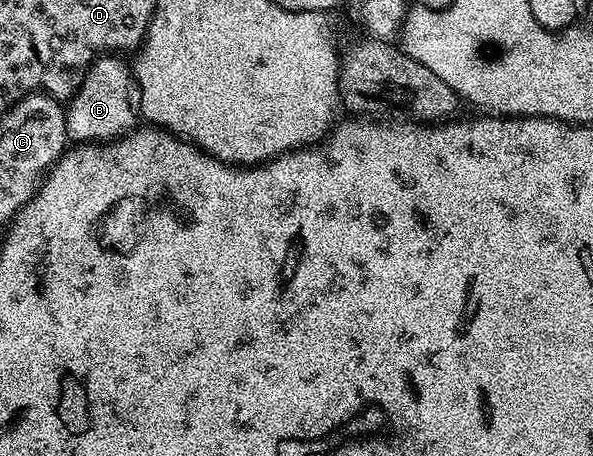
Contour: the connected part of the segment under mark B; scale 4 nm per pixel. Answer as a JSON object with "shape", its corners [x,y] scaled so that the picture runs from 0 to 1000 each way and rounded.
{"shape":[[[170,121],[145,156],[132,200],[113,224],[108,259],[115,281],[115,307],[121,314],[148,314],[157,305],[189,305],[231,281],[236,254],[236,193],[228,158],[207,123]]]}

